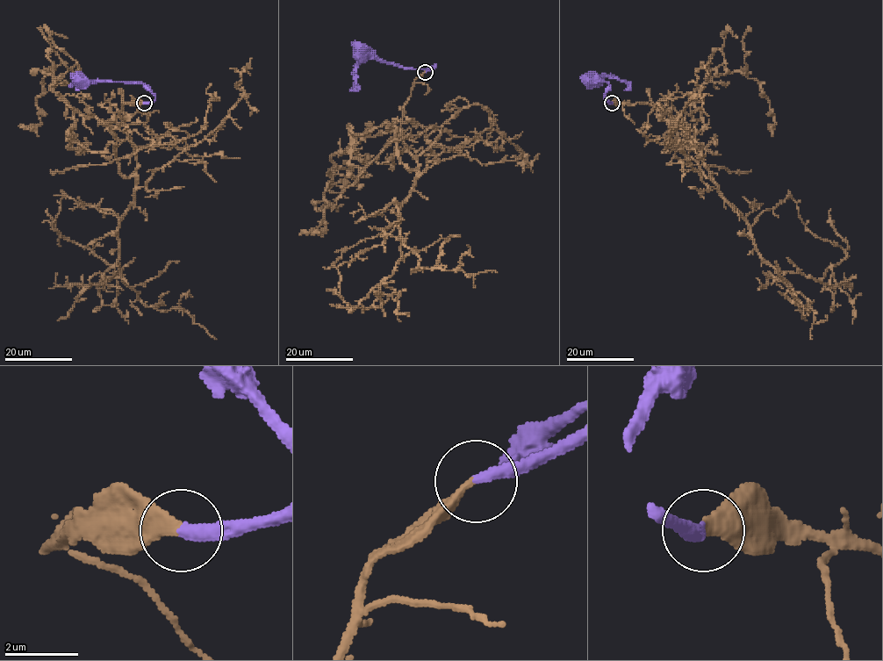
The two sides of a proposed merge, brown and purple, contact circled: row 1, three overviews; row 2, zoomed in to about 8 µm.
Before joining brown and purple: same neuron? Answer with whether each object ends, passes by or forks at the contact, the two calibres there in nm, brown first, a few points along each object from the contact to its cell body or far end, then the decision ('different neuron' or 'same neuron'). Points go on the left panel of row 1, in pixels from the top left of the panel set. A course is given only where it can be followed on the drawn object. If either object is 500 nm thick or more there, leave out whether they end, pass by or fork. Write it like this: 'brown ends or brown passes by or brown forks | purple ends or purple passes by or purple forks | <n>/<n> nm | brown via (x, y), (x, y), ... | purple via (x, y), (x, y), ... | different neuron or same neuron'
brown ends | purple ends | 320/360 nm | brown via (144, 103), (119, 114), (138, 167), (120, 272), (104, 280), (114, 266), (67, 240), (46, 209) | purple via (144, 103), (151, 103), (154, 98), (142, 83), (81, 80) | same neuron

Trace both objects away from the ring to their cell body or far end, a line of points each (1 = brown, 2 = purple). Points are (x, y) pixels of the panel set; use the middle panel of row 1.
1: (425, 72), (400, 129), (419, 165), (398, 209), (401, 260), (384, 282), (395, 291), (367, 309), (327, 290)
2: (425, 72), (435, 65), (423, 68), (402, 68), (384, 62), (376, 58), (363, 58), (362, 51)

